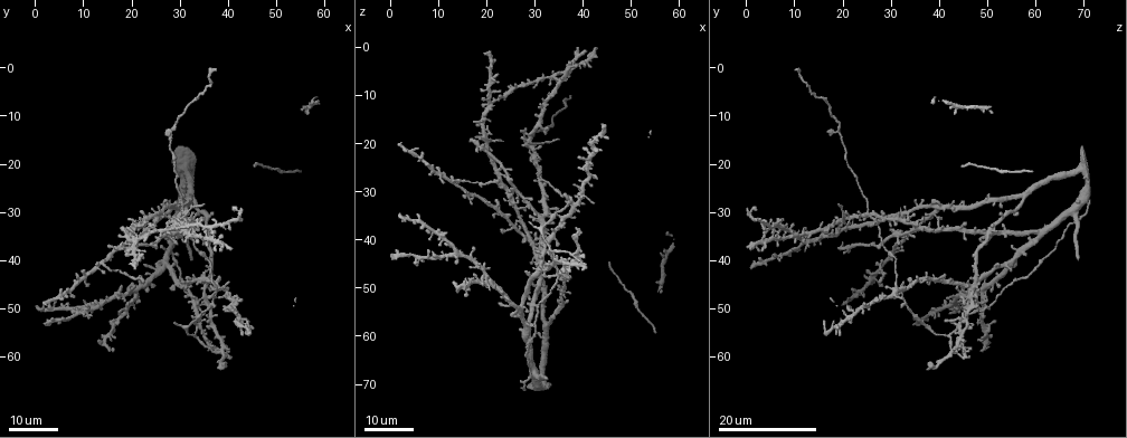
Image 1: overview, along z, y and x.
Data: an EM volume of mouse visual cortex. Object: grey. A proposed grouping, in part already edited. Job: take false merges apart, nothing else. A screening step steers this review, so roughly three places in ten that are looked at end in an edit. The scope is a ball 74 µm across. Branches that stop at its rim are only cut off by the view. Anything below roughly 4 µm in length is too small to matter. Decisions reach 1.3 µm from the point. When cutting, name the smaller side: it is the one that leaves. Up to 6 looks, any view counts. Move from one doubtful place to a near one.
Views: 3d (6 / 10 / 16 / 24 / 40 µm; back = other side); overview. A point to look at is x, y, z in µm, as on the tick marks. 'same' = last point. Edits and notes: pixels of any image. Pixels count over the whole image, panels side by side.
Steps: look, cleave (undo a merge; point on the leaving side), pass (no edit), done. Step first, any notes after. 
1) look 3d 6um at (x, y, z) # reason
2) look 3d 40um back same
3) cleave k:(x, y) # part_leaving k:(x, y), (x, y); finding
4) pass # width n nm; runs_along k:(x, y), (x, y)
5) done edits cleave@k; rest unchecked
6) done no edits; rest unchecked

look 3d 24um at (37.0, 35.0, 5.0)

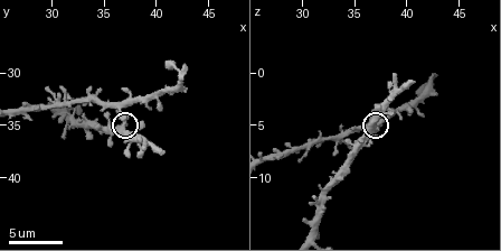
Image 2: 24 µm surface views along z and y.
look 3d 6um at (36.8, 35.0, 5.6)

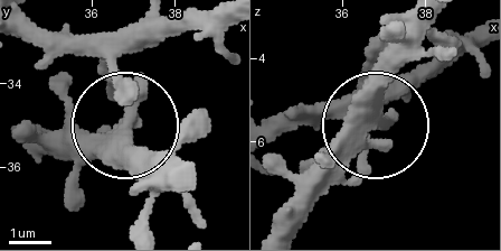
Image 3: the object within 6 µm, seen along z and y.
look 3d 6um back at (36.90, 34.85, 5.50)

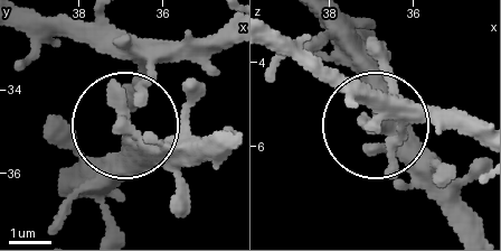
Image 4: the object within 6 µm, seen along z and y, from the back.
pass # side_arm 7 um; one neuron here

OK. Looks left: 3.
look 3d 24um at (30.0, 31.5, 20.0)

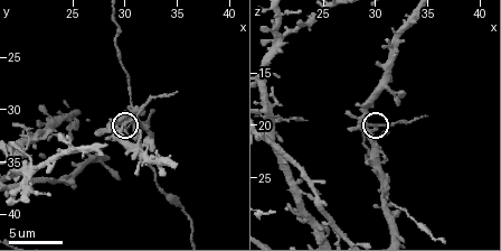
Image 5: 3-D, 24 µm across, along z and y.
look 3d 6um at (29.8, 31.4, 20.0)

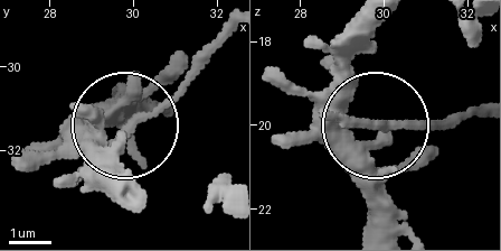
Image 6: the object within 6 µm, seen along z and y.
cleave 6:(144, 121) # width 220 nm; part_leaving 6:(342, 113), (371, 123), (478, 113); a second neuron is stuck on

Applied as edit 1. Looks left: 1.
done edits cleave@6; rest unchecked

